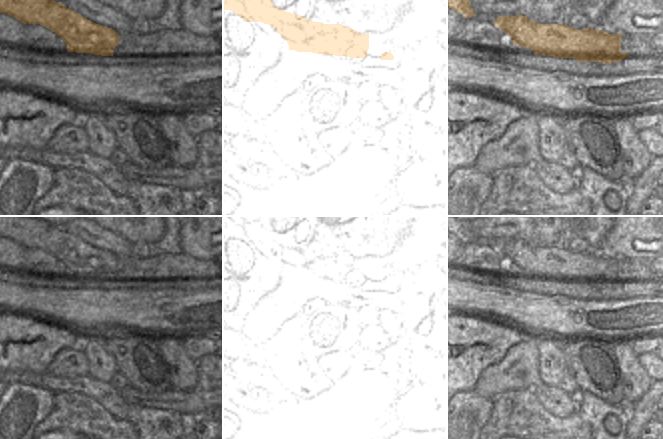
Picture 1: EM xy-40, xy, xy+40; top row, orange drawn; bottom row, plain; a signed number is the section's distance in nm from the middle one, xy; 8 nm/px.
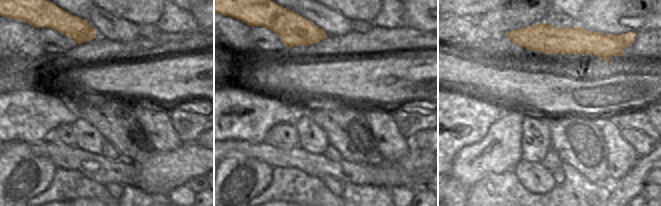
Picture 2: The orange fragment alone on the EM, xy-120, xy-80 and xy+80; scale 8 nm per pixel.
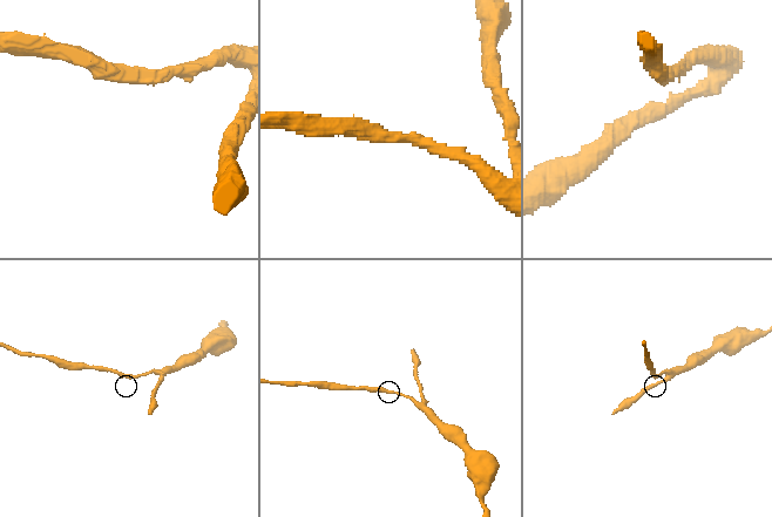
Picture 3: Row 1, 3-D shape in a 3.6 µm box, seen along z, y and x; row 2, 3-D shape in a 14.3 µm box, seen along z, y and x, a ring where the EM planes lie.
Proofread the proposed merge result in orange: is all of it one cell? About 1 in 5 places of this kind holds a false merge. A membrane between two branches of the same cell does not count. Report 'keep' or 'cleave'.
keep

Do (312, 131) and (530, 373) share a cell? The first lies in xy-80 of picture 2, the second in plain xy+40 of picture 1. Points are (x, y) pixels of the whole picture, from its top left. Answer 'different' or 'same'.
different

